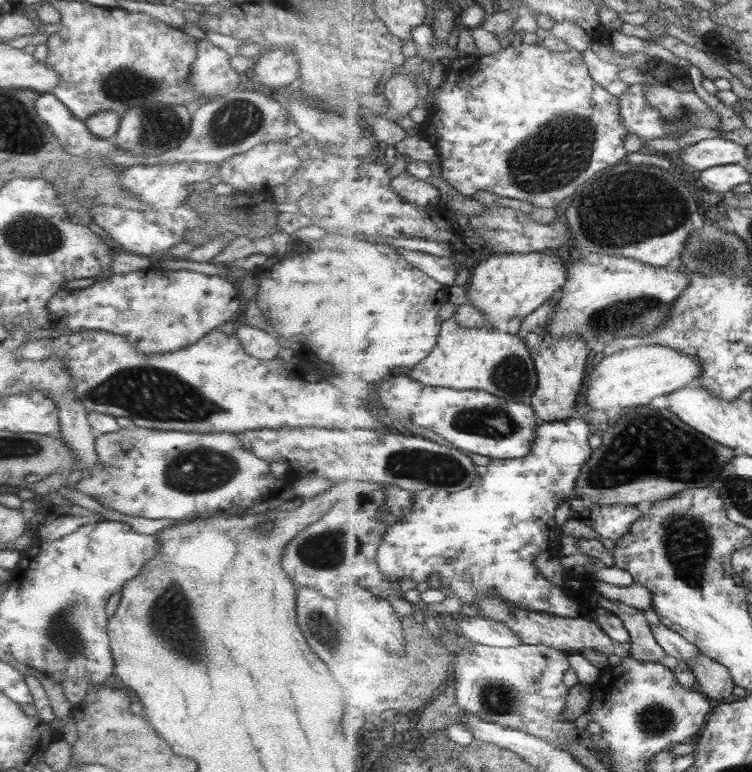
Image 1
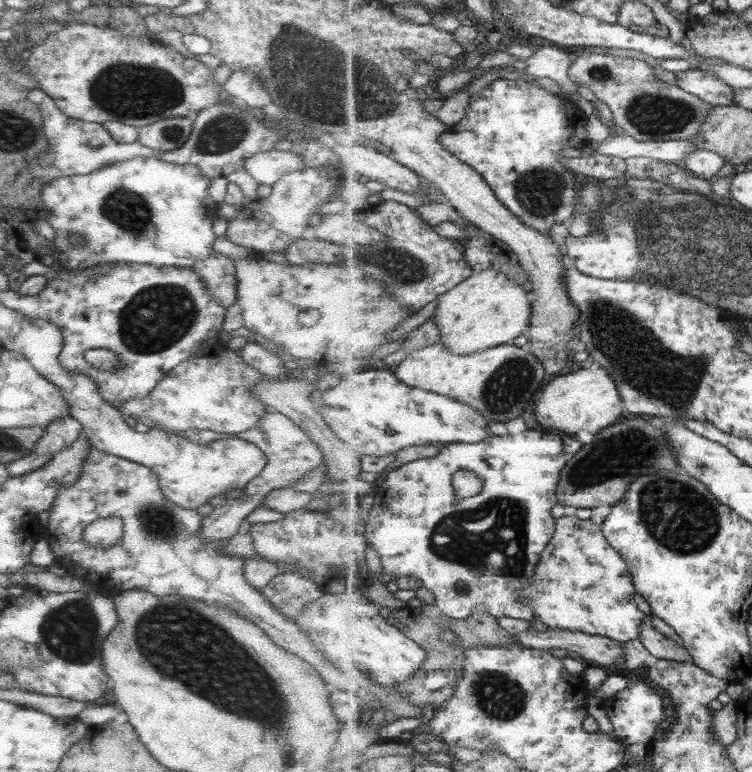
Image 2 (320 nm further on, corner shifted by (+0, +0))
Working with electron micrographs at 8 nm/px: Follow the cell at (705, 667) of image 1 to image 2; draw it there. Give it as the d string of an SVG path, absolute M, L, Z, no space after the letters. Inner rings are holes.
M649 620L643 621L641 628L641 642L645 648L658 659L669 659L693 662L692 654L684 646L681 648L673 639L667 638L656 630Z

